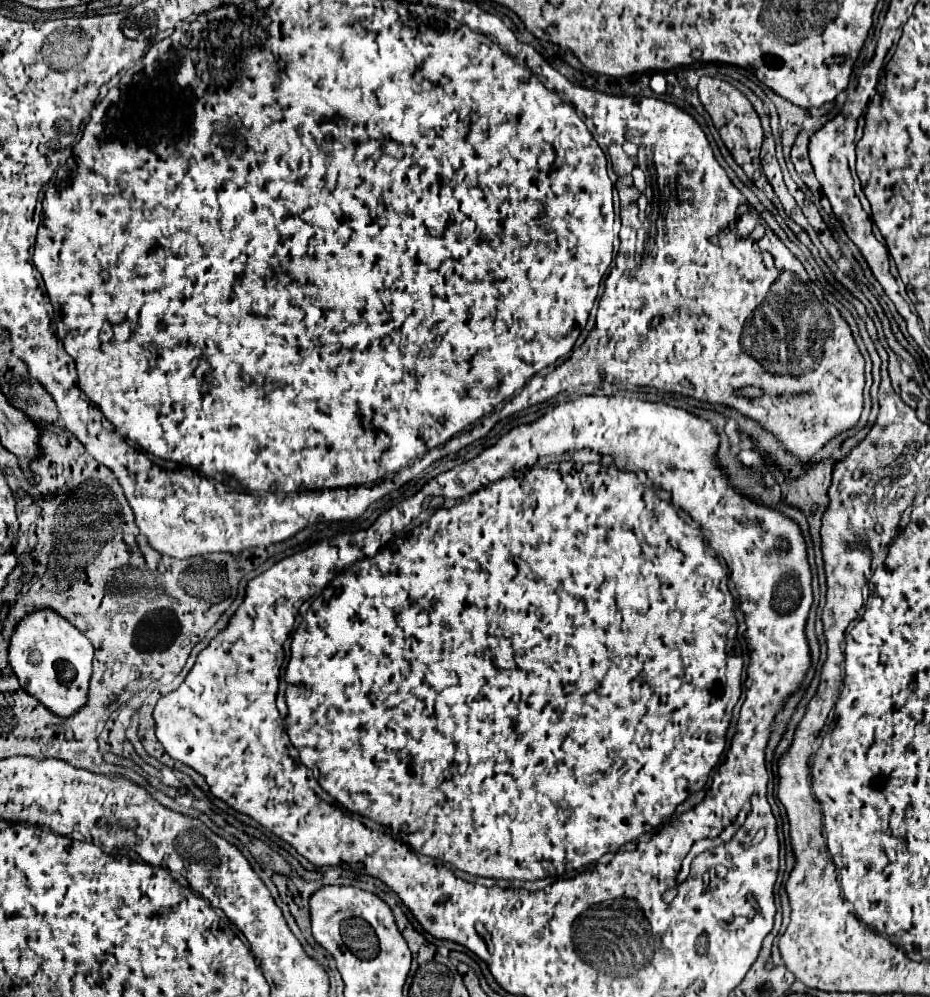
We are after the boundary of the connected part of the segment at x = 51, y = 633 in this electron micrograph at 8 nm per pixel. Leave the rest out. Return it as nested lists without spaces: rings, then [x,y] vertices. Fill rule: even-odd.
[[[34,611],[26,615],[10,641],[10,663],[22,689],[62,719],[76,715],[88,701],[92,655],[94,647],[90,641],[54,611]]]

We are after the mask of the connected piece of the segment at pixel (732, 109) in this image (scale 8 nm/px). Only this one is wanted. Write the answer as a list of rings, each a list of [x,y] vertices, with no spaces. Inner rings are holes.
[[[702,77],[698,83],[698,95],[700,101],[704,105],[704,109],[708,111],[708,115],[712,117],[712,123],[716,127],[716,131],[720,133],[724,145],[728,147],[728,151],[732,153],[734,161],[744,169],[744,173],[748,175],[748,179],[766,193],[766,197],[770,201],[778,201],[778,197],[774,195],[770,183],[766,181],[762,167],[760,167],[760,147],[762,147],[762,127],[760,127],[760,117],[754,111],[752,103],[730,83],[720,81],[720,79],[712,79],[712,77]]]

